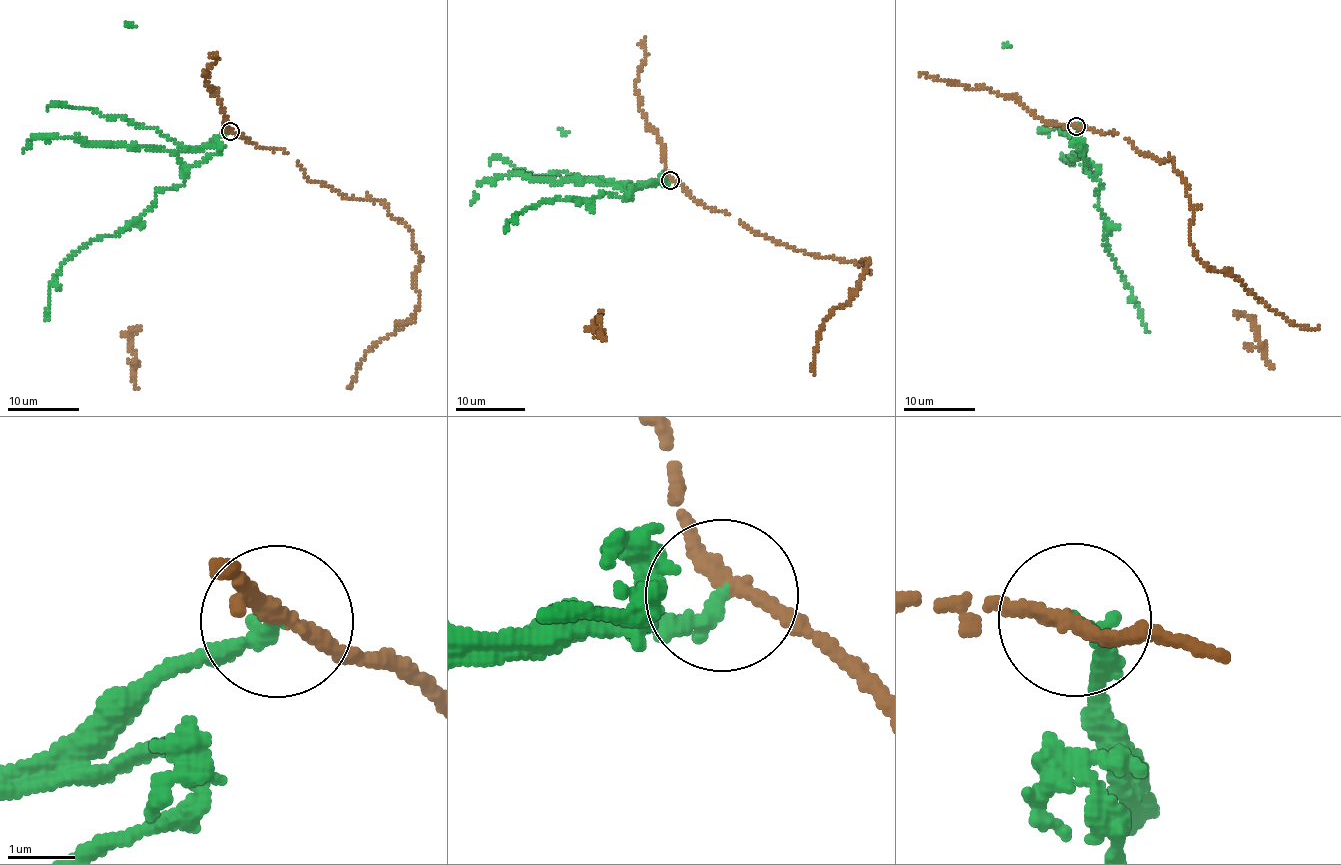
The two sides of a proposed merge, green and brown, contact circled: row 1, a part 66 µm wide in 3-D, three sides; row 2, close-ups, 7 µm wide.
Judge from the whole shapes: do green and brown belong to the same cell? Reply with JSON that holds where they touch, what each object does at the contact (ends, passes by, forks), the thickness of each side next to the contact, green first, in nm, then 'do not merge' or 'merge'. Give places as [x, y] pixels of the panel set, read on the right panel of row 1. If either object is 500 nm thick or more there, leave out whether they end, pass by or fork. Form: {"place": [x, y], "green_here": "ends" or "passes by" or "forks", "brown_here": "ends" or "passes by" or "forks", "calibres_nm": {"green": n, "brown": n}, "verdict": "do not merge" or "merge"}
{"place": [1076, 126], "green_here": "ends", "brown_here": "passes by", "calibres_nm": {"green": 260, "brown": 200}, "verdict": "do not merge"}

